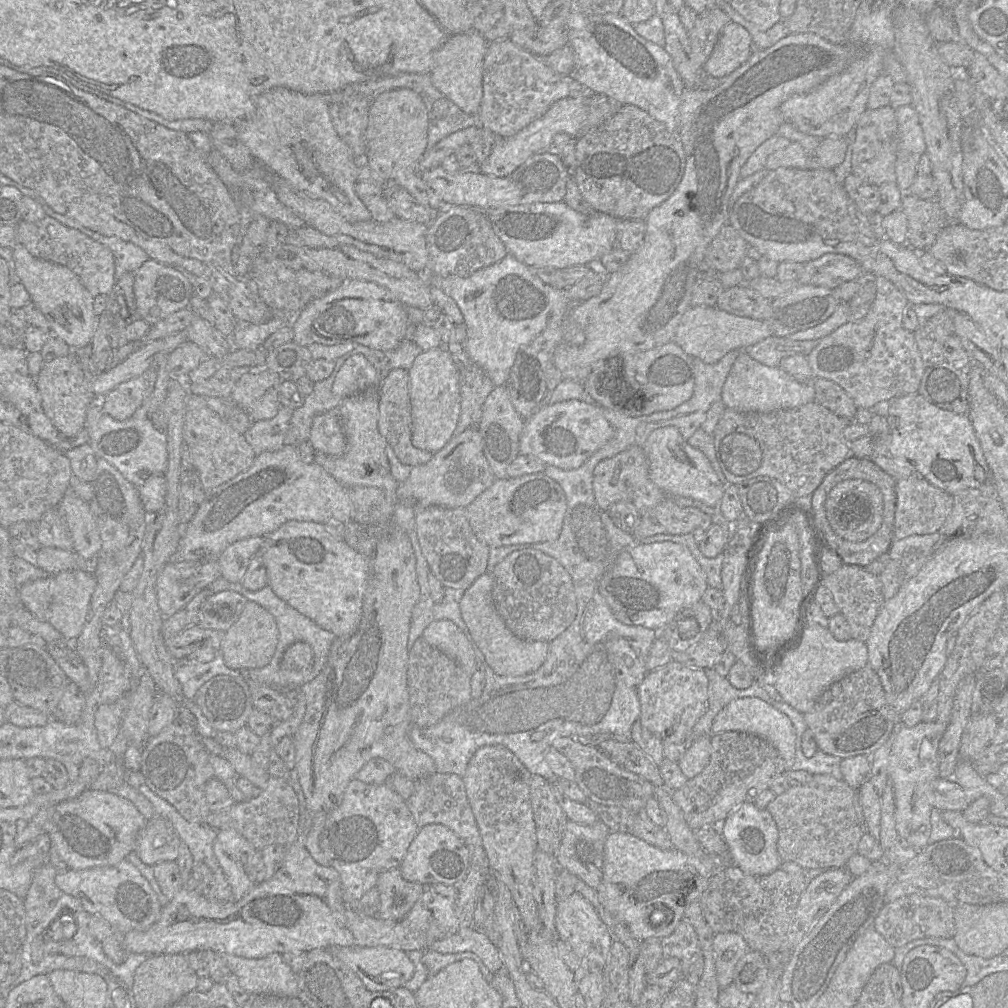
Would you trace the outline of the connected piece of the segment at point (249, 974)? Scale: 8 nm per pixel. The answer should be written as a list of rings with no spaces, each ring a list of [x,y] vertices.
[[[278,952],[270,953],[262,958],[244,958],[226,953],[219,953],[224,958],[232,975],[238,979],[241,988],[249,994],[273,994],[298,998],[298,981],[296,974],[286,964]]]

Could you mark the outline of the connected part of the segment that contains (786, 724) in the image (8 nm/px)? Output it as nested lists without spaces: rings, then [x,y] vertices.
[[[743,697],[732,700],[715,716],[711,734],[727,731],[748,732],[768,740],[784,760],[786,771],[793,766],[796,755],[796,732],[791,719],[758,697]]]

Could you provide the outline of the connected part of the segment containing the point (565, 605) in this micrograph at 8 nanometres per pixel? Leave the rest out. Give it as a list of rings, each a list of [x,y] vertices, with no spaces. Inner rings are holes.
[[[534,549],[514,551],[495,566],[491,575],[495,608],[515,636],[549,643],[575,619],[577,602],[572,579],[557,560],[543,552]]]

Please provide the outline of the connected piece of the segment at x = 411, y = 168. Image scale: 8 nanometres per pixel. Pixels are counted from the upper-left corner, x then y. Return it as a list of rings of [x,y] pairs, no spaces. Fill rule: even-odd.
[[[400,88],[392,91],[385,92],[383,94],[378,95],[376,98],[374,98],[373,103],[369,110],[369,121],[368,126],[365,133],[366,138],[366,164],[374,171],[376,171],[382,178],[388,180],[390,184],[397,184],[398,186],[406,189],[418,202],[421,204],[428,206],[435,210],[442,210],[445,206],[454,206],[454,205],[448,205],[445,204],[442,199],[435,194],[424,181],[422,180],[422,175],[419,172],[418,164],[420,159],[423,157],[425,152],[427,151],[427,143],[428,143],[428,112],[426,105],[422,99],[422,97],[416,93],[415,91],[408,89],[408,88]]]

